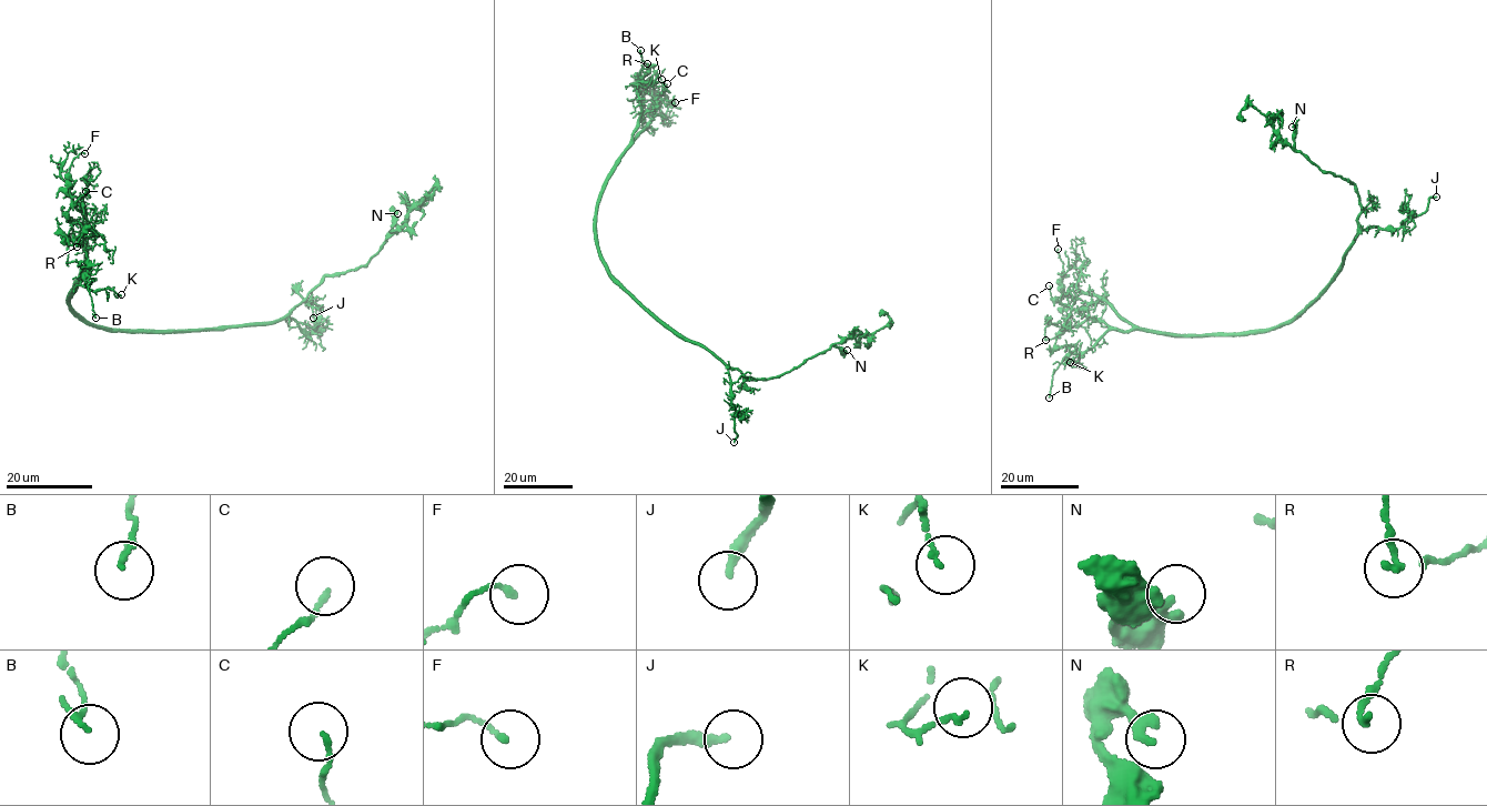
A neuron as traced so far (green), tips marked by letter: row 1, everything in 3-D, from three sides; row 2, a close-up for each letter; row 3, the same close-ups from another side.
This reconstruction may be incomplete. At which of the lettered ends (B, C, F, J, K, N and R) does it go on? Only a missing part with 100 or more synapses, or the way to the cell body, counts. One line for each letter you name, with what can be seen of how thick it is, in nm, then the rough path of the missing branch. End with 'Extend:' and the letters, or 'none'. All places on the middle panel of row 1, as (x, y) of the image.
J: 240 nm | (734, 442), (749, 444), (772, 461), (798, 442), (812, 442), (797, 451), (790, 474), (785, 477)
Extend: J

